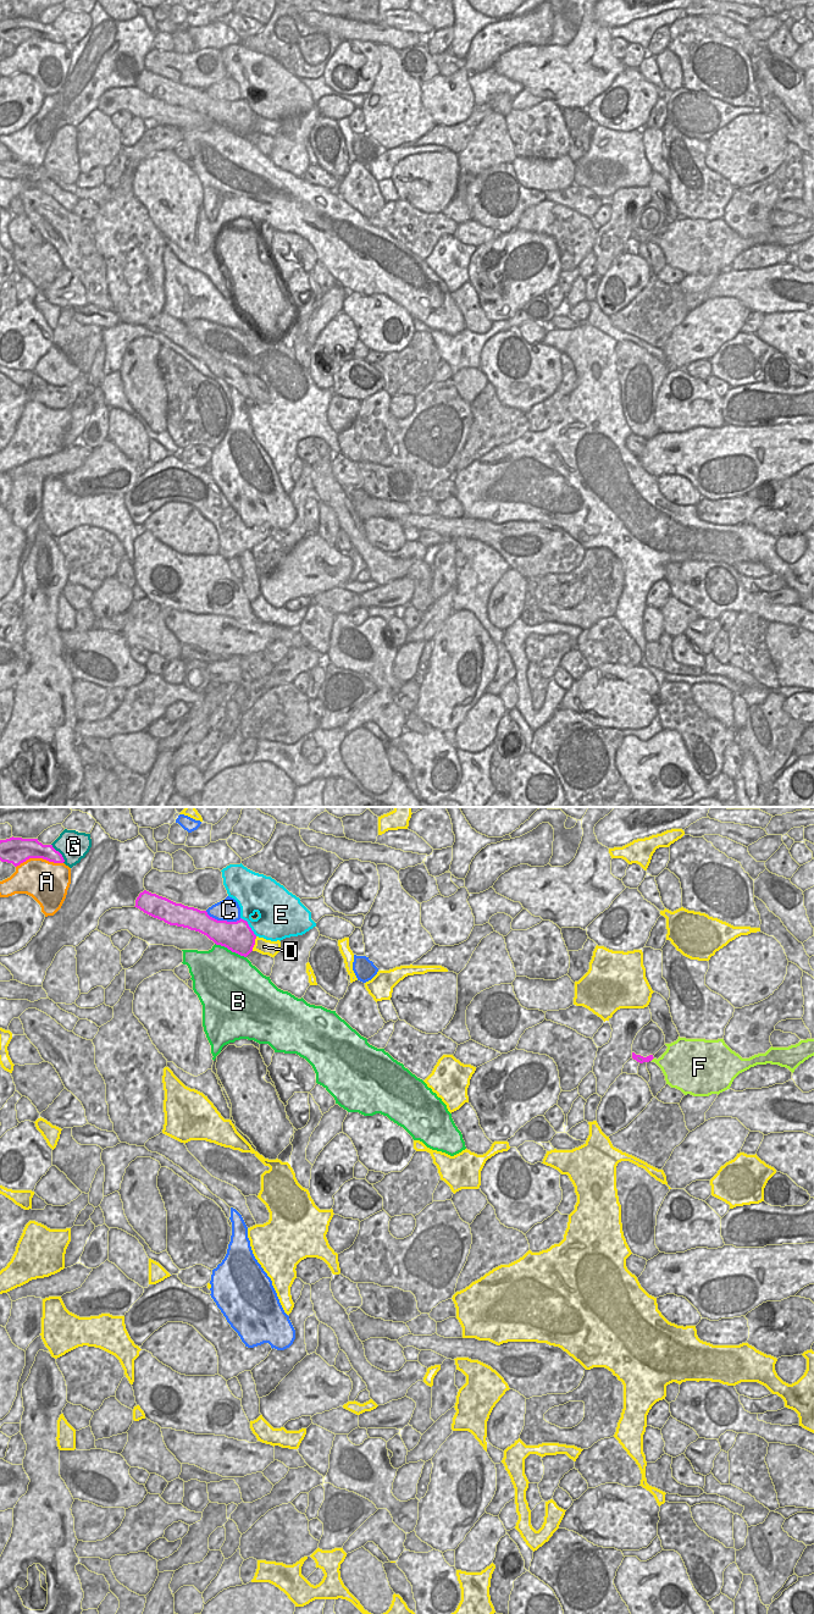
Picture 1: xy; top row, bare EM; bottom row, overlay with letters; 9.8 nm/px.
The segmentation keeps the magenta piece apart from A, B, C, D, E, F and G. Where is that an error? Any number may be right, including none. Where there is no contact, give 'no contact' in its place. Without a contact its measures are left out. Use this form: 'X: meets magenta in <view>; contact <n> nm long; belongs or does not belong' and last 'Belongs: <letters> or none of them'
A: meets magenta in xy; contact 480 nm long; does not belong
B: meets magenta in xy; contact 340 nm long; does not belong
C: meets magenta in xy; contact 360 nm long; does not belong
D: meets magenta in xy; contact 150 nm long; does not belong
E: meets magenta in xy; contact 260 nm long; does not belong
F: meets magenta in xy; contact 50 nm long; belongs
G: meets magenta in xy; contact 220 nm long; does not belong
Belongs: F

